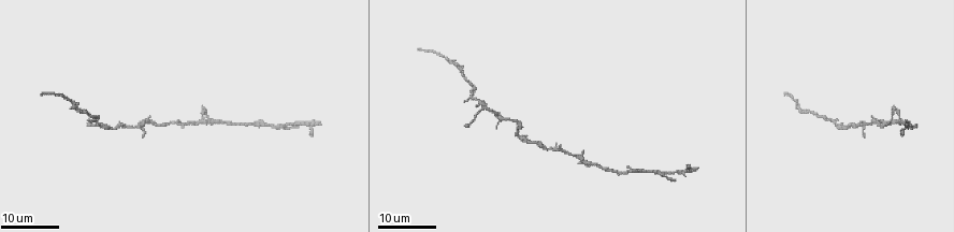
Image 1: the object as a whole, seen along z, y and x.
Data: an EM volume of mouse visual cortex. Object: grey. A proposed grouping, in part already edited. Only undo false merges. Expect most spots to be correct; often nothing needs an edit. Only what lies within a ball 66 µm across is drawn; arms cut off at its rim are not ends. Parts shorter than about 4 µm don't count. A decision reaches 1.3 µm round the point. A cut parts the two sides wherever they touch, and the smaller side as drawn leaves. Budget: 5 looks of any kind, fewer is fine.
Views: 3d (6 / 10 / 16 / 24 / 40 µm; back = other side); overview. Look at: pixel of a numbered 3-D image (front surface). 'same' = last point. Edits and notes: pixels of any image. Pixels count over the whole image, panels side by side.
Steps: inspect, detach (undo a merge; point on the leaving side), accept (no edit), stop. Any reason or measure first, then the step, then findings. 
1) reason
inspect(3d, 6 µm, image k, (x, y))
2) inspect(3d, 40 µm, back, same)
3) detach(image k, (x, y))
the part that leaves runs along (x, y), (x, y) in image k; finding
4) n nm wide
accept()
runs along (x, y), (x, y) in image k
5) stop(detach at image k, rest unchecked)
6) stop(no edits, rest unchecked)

four arms meet
inspect(3d, 24 µm, image 1, (480, 109))

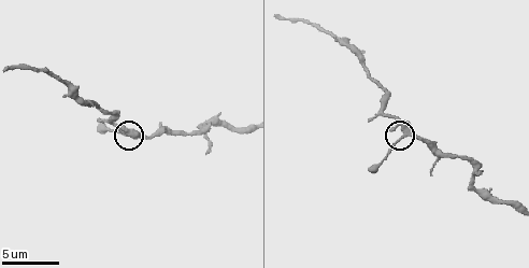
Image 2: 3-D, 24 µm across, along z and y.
inspect(3d, 6 µm, image 2, (404, 132))

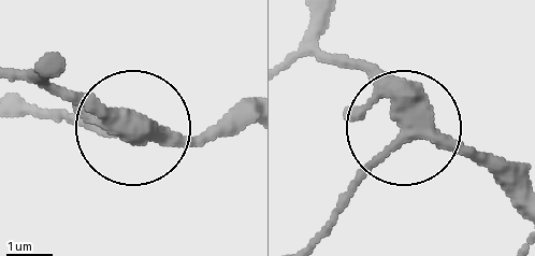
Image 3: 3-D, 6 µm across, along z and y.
inspect(3d, 6 µm, back, image 3, (403, 130))

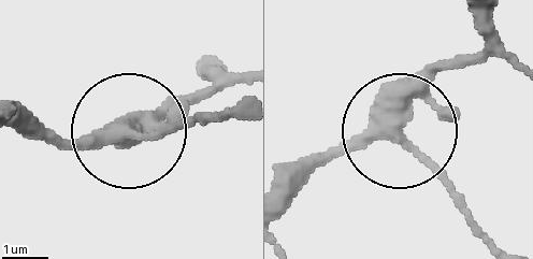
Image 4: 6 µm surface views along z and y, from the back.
side arm 5 µm; 4 arms
accept()
continuous, no second neuron

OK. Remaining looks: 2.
thin neck
inspect(3d, 16 µm, image 2, (471, 184))

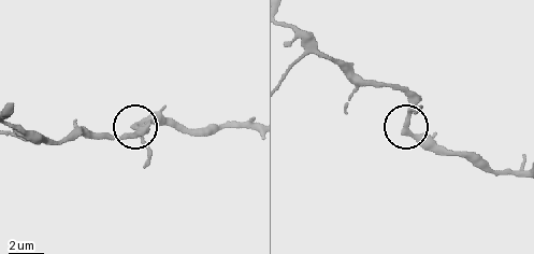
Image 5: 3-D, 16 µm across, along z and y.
290 nm wide
accept()
one neuron here

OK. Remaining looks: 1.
thick turns thin
inspect(3d, 6 µm, image 2, (385, 88))

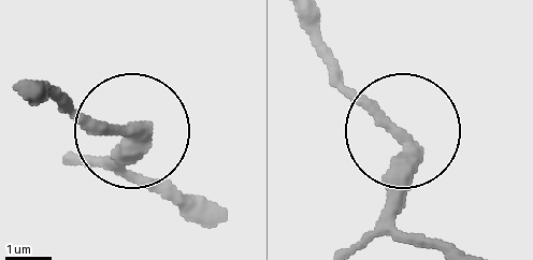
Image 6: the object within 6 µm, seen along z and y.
accept()
all the same neuron

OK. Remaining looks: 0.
stop(no edits, rest unchecked)

